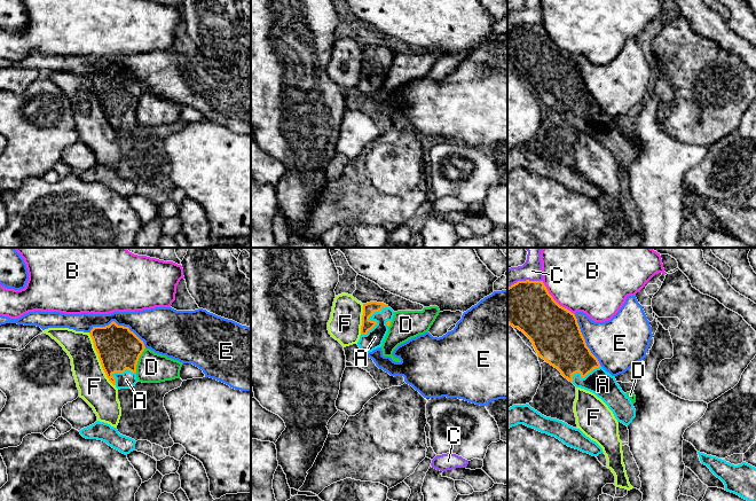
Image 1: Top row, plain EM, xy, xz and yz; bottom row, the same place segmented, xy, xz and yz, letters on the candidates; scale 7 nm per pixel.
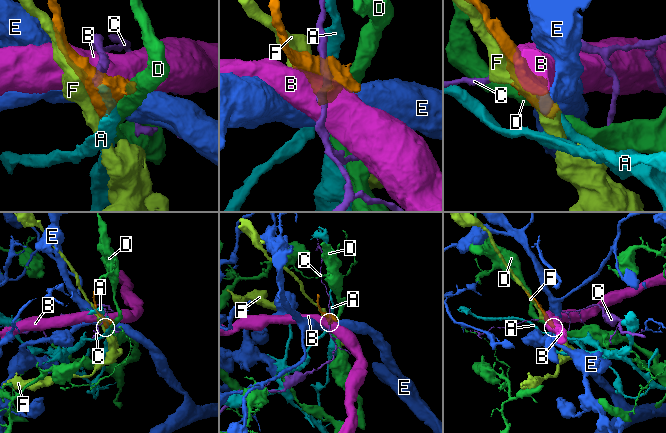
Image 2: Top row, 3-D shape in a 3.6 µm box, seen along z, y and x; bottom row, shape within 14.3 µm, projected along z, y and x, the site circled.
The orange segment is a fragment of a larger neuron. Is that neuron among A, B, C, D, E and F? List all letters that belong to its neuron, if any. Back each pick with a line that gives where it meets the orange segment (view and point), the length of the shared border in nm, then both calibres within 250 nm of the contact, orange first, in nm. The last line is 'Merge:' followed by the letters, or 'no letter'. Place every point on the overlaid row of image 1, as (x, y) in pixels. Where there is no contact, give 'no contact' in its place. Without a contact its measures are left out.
A: contact xz (370, 320); length 280 nm; calibres 90 and 130 nm
Merge: A

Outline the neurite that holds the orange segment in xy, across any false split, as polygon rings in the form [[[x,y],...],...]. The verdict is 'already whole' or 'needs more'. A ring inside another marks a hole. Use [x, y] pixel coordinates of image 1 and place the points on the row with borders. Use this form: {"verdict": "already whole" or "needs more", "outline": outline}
{"verdict": "needs more", "outline": [[[115,321],[105,327],[93,327],[89,335],[109,381],[118,390],[135,386],[136,365],[145,349],[143,340]]]}

